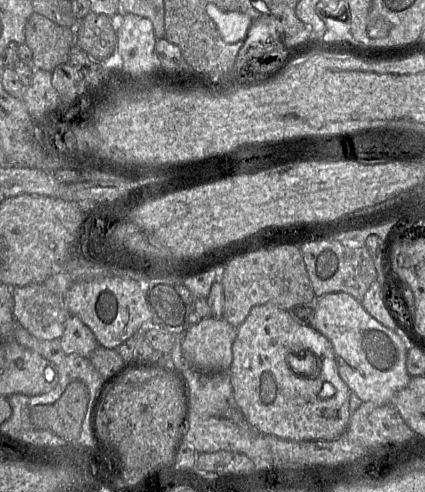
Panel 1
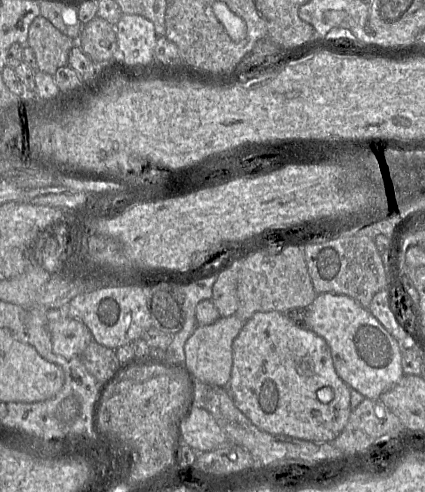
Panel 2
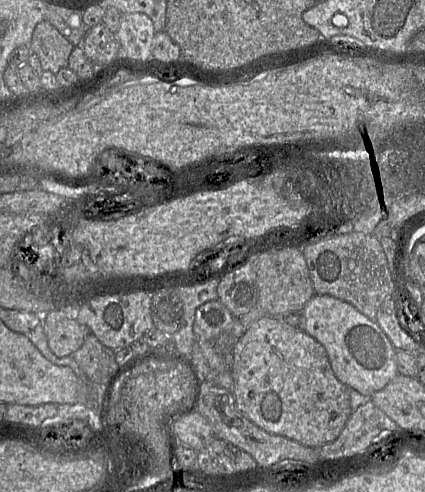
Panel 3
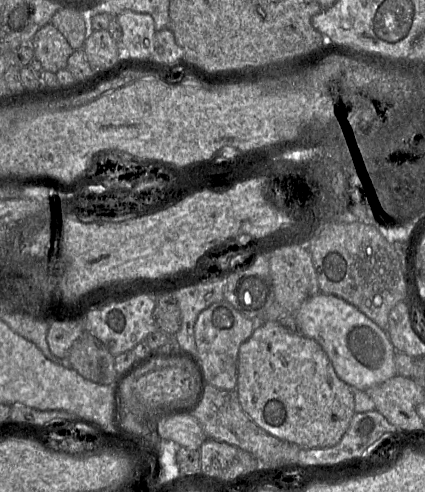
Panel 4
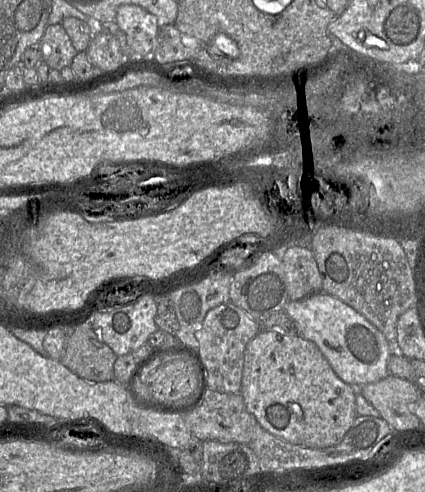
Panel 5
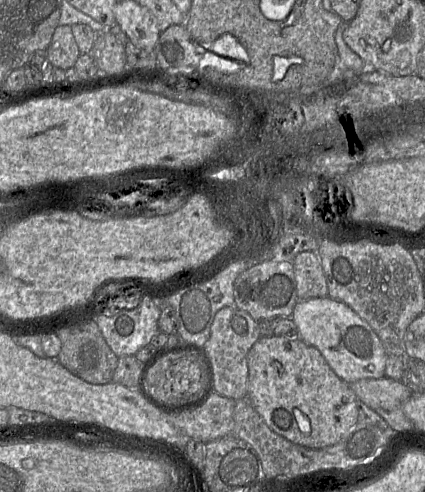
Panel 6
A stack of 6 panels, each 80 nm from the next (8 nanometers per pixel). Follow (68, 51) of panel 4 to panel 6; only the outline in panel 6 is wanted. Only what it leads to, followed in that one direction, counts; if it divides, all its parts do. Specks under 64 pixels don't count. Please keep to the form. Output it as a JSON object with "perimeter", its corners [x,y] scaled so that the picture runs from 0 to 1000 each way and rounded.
{"perimeter":[[[139,51],[108,100],[111,122],[129,136],[158,142],[174,136],[188,104],[174,79],[167,53]]]}

